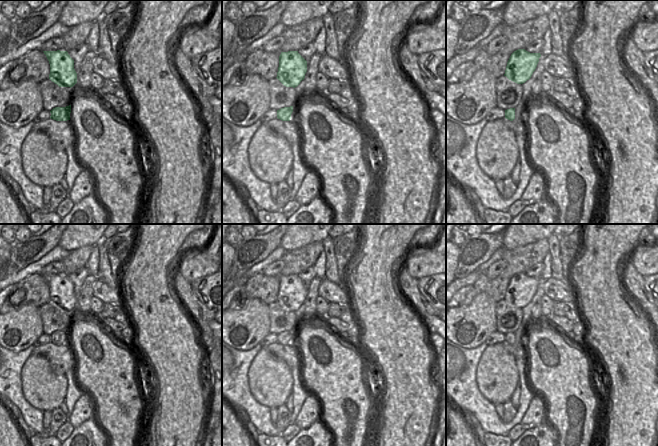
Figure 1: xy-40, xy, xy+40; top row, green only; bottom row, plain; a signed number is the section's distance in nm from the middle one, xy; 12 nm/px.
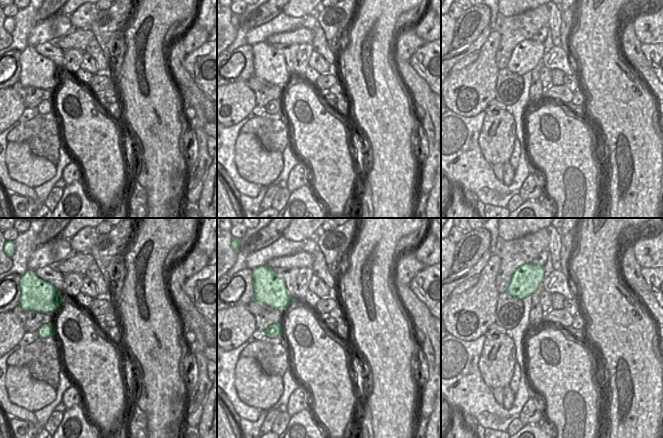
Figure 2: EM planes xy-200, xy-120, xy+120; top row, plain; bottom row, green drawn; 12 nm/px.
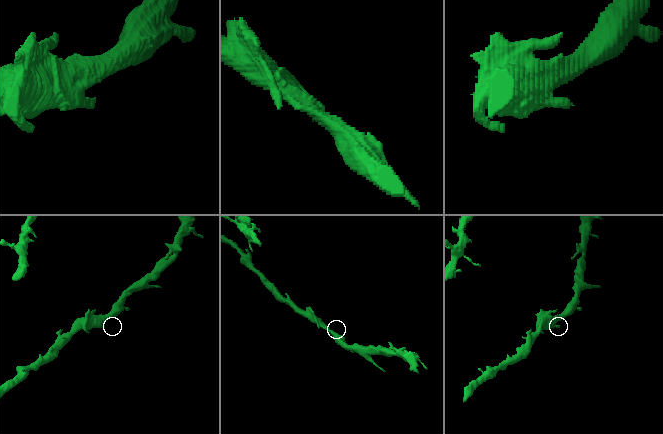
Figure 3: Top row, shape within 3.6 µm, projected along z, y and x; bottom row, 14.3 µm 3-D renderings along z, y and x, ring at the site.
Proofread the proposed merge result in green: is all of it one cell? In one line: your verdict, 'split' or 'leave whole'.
leave whole

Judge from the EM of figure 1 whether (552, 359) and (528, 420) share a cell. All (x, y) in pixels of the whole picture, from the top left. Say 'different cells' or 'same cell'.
different cells

